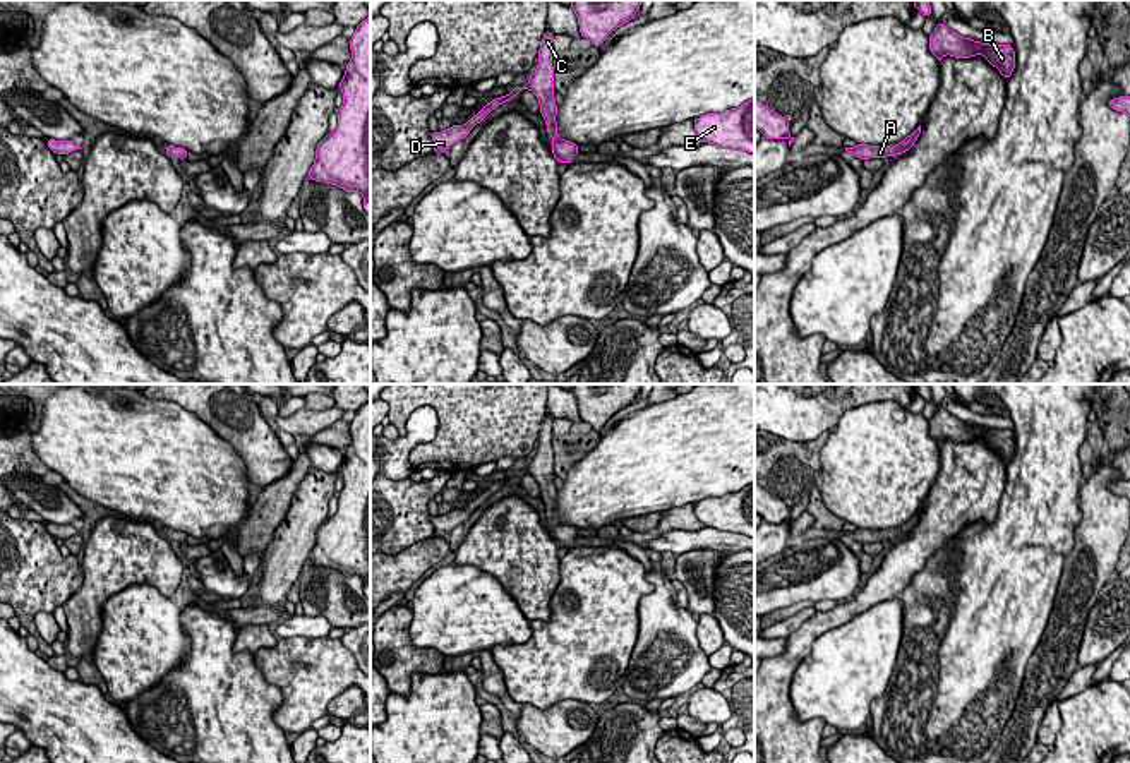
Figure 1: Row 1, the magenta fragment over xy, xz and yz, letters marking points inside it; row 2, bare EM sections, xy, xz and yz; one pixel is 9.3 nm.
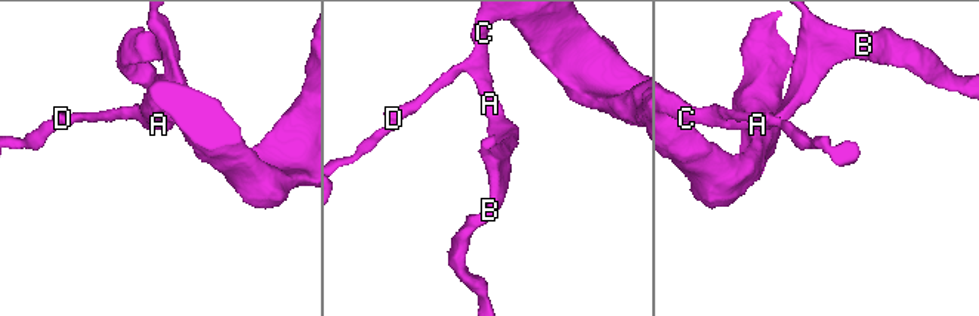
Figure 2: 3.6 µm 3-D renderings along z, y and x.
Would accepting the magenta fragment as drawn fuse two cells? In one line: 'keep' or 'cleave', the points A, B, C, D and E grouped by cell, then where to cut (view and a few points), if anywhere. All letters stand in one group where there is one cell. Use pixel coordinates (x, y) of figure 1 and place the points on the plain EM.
keep; A B C D E; no cut

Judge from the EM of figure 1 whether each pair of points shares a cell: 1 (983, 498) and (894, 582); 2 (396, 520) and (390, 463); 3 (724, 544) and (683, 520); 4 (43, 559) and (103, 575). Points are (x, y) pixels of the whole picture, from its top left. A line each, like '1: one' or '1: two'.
1: one
2: two
3: two
4: two

